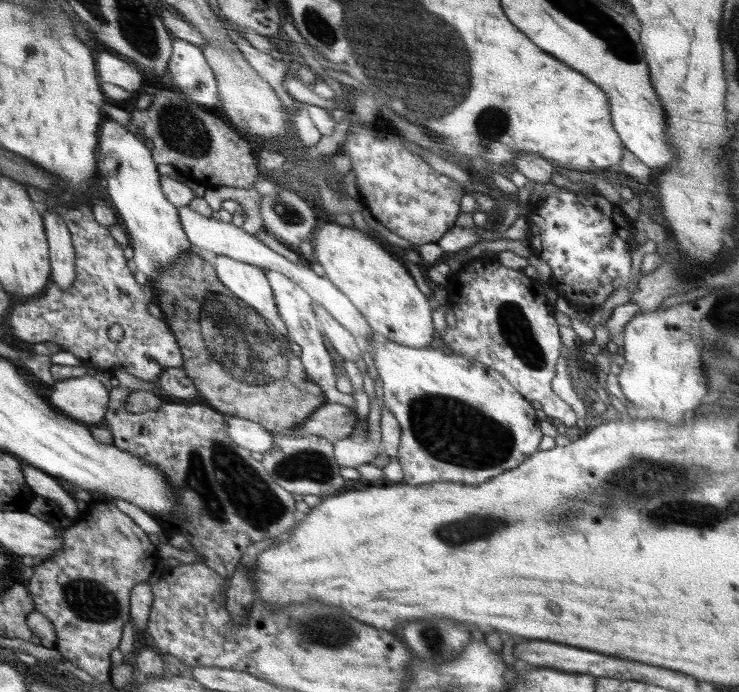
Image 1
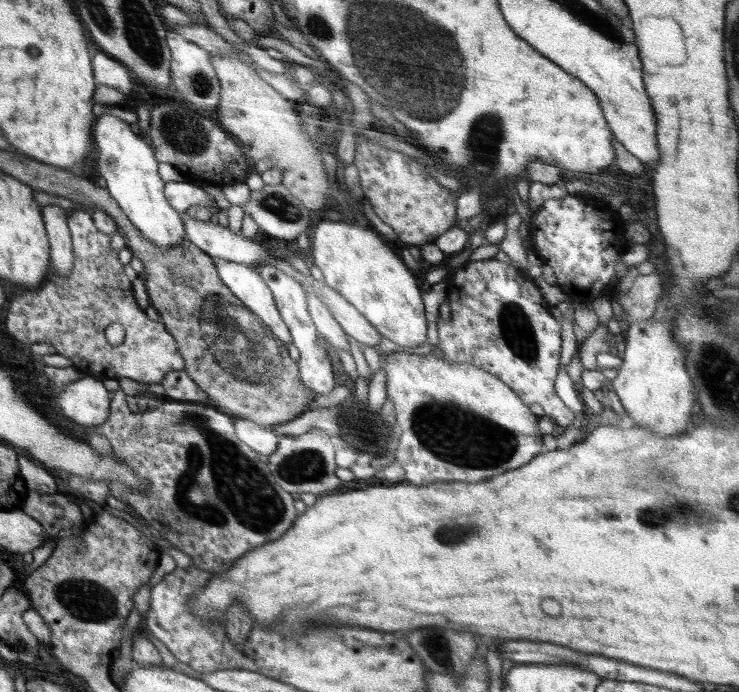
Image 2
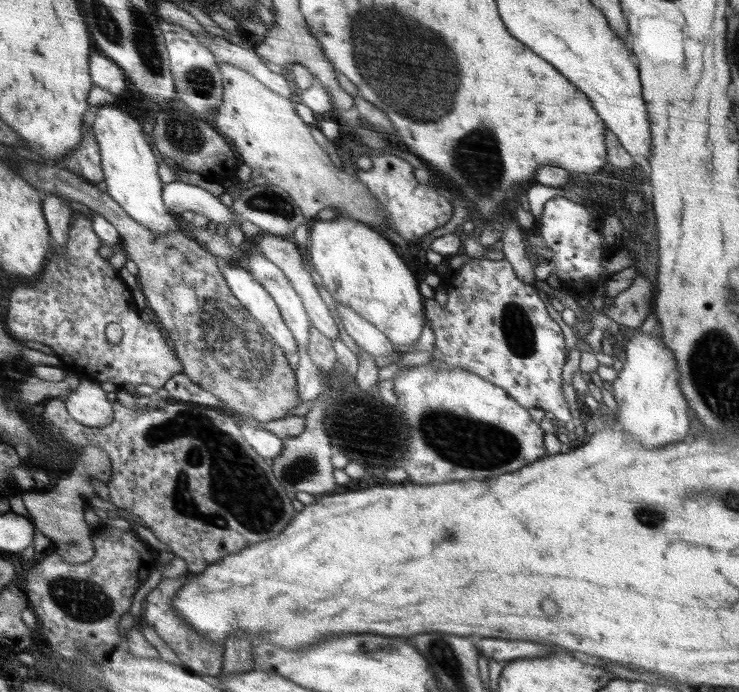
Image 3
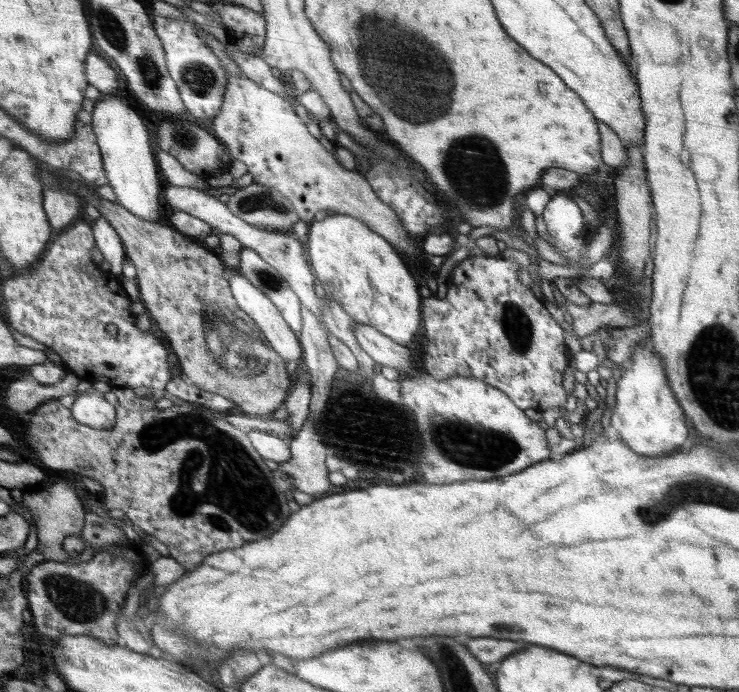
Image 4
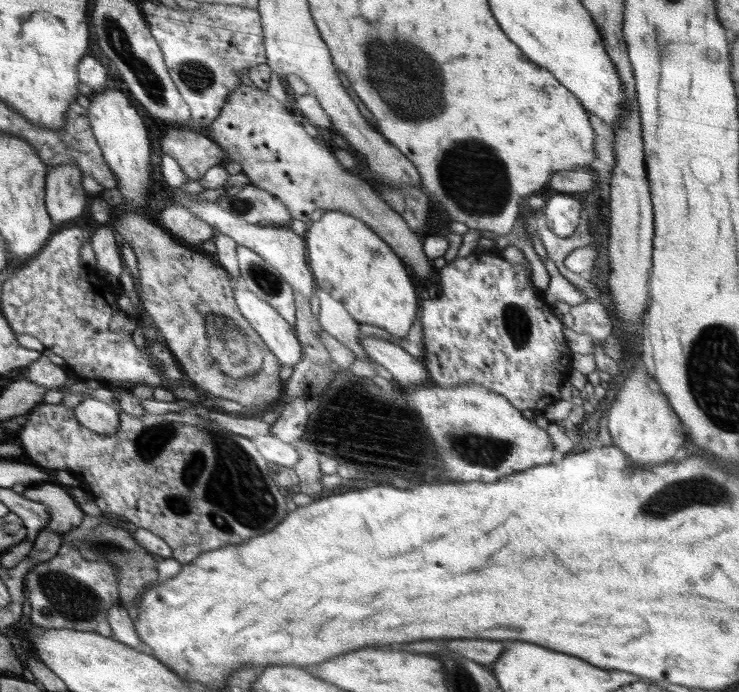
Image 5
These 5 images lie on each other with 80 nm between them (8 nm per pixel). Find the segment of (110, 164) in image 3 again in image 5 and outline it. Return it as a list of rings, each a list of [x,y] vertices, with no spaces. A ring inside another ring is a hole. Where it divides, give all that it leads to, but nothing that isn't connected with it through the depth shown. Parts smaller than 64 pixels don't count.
[[[116,88],[96,91],[89,101],[87,113],[91,121],[91,130],[102,148],[103,157],[117,178],[116,188],[125,198],[126,203],[134,206],[135,212],[139,213],[140,208],[146,206],[144,198],[148,198],[148,190],[150,190],[150,182],[152,182],[150,142],[148,142],[146,126],[142,124],[142,118],[136,112],[136,108]]]

